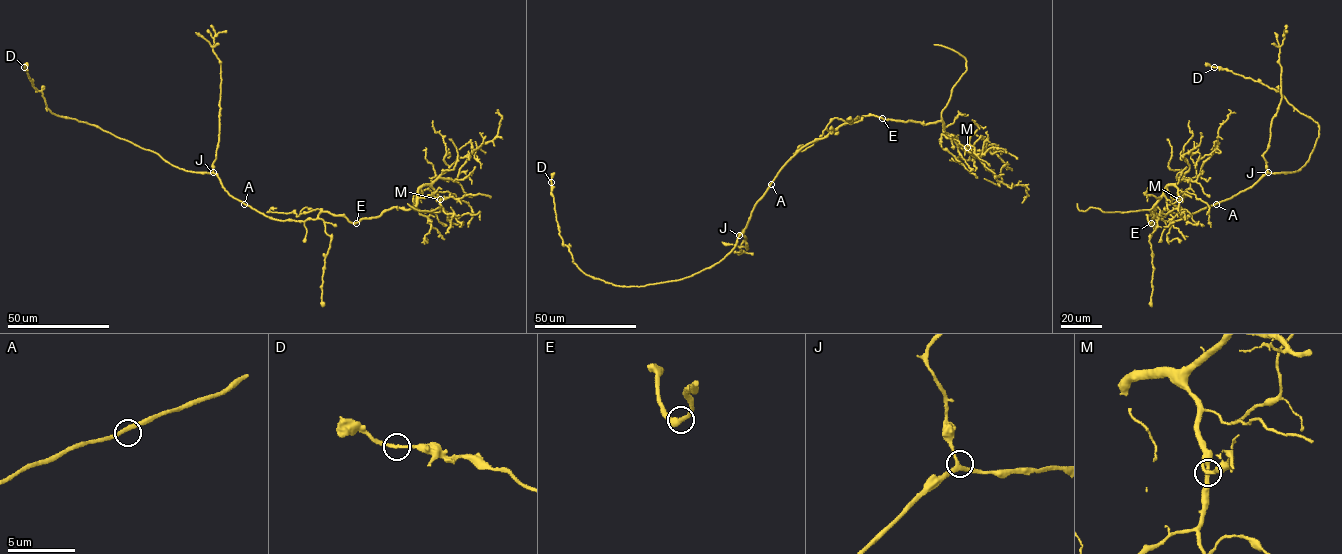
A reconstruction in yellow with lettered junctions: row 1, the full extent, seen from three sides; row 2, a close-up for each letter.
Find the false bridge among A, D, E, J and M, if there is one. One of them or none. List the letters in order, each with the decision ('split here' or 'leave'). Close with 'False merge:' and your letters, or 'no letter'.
A: leave
D: leave
E: leave
J: leave
M: leave
False merge: no letter

